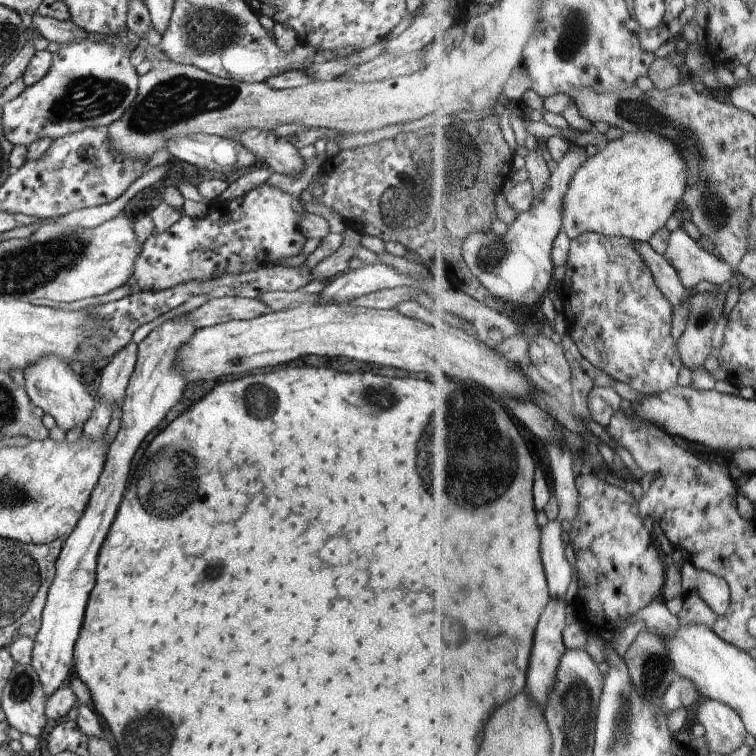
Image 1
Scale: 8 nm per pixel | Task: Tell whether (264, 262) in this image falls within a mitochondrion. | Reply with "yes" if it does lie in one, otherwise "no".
no

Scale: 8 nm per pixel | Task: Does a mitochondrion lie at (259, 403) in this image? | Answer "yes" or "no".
yes

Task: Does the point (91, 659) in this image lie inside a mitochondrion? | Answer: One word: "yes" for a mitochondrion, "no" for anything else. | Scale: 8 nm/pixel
no

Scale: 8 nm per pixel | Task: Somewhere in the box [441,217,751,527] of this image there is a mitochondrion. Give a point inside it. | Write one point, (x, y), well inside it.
(491, 255)

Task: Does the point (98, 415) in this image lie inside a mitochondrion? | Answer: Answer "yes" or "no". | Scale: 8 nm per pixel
no

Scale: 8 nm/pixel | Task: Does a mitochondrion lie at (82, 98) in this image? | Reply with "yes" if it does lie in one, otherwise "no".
yes

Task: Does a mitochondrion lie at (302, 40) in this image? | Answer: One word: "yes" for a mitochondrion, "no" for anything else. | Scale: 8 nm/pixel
no

